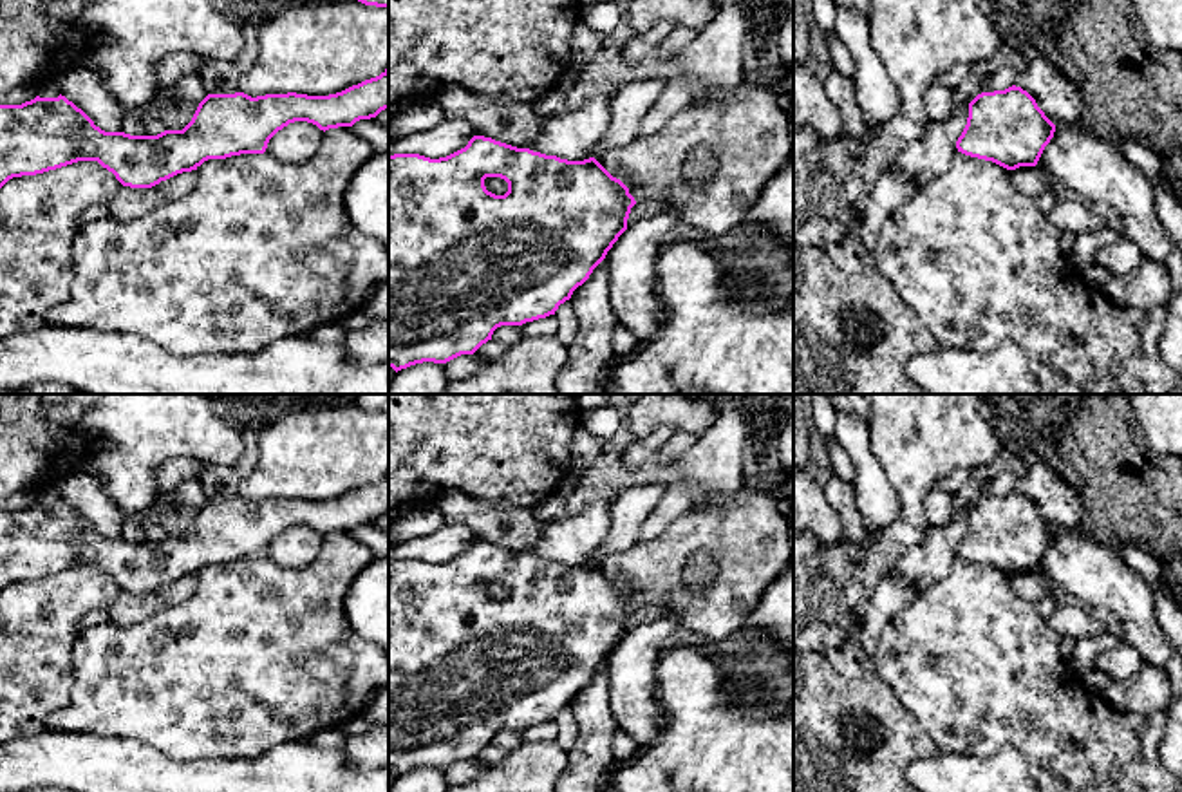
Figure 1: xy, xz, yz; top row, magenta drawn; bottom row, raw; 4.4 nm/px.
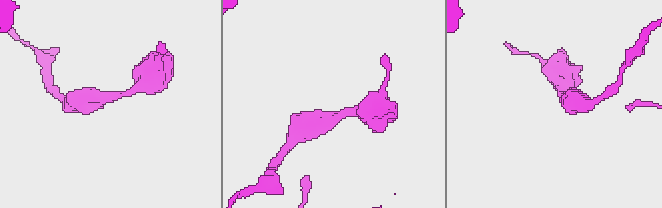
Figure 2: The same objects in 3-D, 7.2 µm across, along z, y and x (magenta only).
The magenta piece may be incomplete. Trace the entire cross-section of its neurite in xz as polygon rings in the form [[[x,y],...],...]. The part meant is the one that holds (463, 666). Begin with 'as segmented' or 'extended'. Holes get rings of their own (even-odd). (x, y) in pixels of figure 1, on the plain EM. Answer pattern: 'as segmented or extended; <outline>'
as segmented; [[[484,541],[439,564],[389,561],[389,772],[398,778],[423,767],[446,768],[474,759],[501,731],[555,720],[627,635],[634,609],[629,593],[595,562],[568,566]],[[486,582],[504,584],[508,597],[488,597]]]

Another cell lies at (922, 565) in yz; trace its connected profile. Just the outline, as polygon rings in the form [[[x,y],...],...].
[[[960,510],[949,524],[931,526],[927,537],[891,559],[889,571],[909,580],[918,593],[938,582],[958,557],[956,546],[969,523],[969,510]]]

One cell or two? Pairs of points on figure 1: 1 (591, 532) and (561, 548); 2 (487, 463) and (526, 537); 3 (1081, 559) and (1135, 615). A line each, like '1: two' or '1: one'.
1: one
2: two
3: one

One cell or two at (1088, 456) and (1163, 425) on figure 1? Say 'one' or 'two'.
two

